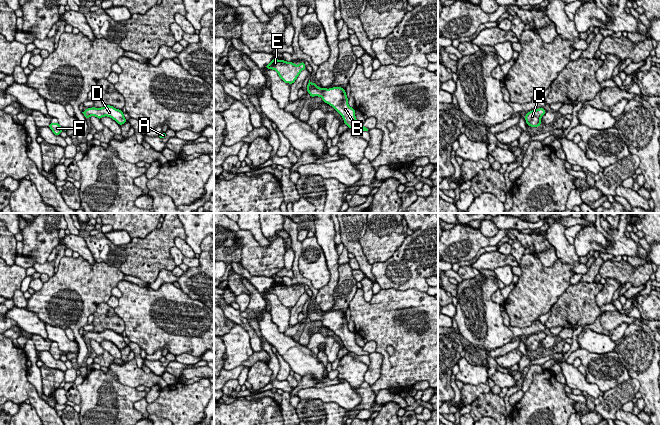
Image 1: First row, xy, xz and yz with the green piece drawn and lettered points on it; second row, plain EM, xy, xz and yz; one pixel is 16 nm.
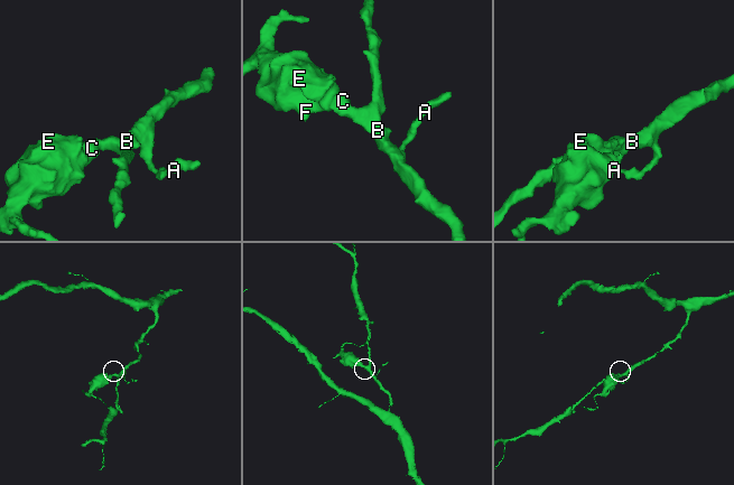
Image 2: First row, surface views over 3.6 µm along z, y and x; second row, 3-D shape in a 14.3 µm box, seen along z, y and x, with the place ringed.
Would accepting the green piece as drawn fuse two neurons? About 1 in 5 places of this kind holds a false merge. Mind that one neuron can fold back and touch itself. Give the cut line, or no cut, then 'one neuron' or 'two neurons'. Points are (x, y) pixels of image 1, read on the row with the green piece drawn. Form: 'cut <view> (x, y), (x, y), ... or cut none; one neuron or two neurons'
cut none; one neuron

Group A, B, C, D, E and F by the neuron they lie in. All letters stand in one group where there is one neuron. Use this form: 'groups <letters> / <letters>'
groups A B C D E F

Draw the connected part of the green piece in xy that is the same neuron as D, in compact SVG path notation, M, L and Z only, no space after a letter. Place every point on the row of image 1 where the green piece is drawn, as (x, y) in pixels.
M110 105L104 106L102 108L87 108L82 113L87 119L92 115L97 117L98 119L101 119L104 116L108 116L115 120L119 125L122 125L127 122L127 120L124 118L122 110L116 109Z

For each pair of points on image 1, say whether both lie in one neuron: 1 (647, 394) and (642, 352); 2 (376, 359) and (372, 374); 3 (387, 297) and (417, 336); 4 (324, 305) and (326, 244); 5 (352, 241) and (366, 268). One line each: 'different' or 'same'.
1: same
2: same
3: same
4: same
5: same

